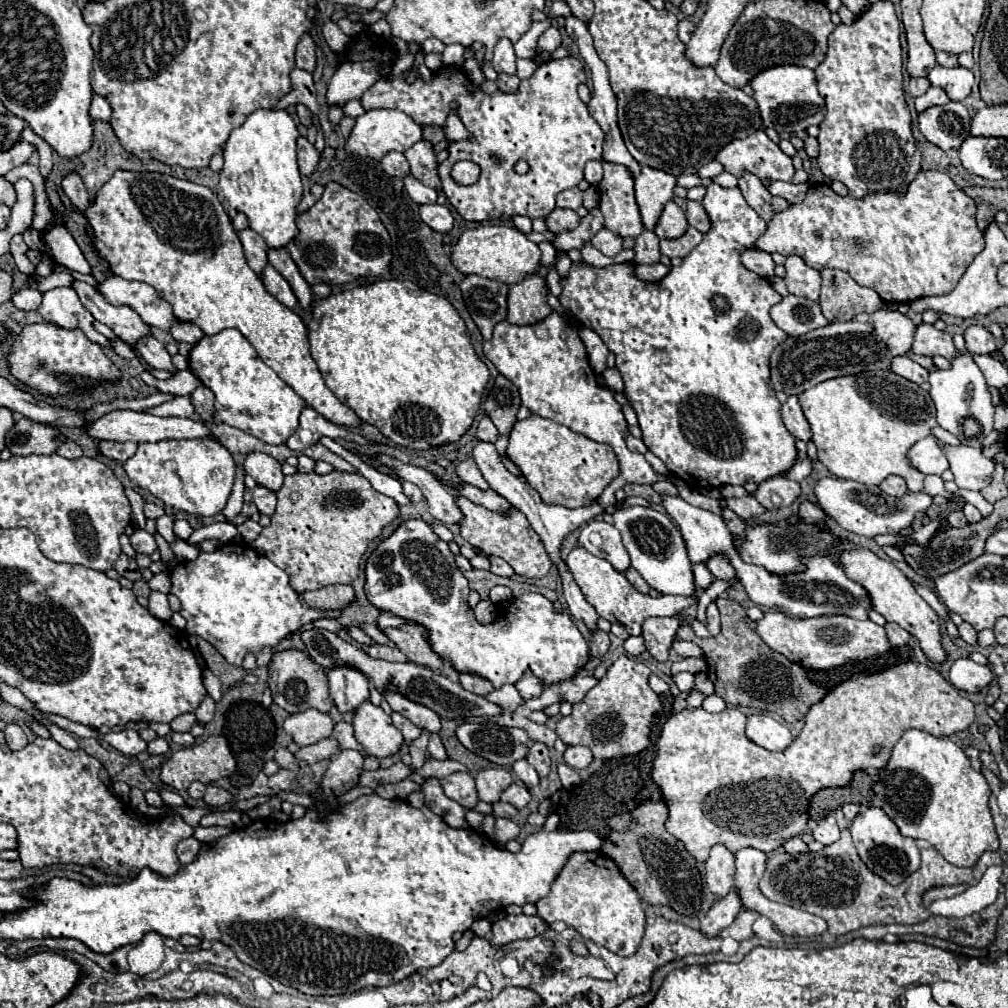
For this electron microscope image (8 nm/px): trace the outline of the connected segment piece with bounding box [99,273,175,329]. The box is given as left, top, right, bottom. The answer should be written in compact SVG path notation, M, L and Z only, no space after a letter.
M113 273L99 283L99 293L111 305L129 305L149 327L169 329L175 323L171 305L147 283L125 281Z

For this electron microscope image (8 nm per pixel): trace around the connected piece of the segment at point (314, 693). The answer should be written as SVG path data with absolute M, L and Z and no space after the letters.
M295 649L273 653L273 661L269 669L269 689L273 693L273 701L289 713L301 713L305 709L317 709L329 713L333 707L327 689L327 675L323 673L323 669L319 669L319 665L315 665L315 661L307 657L307 653Z

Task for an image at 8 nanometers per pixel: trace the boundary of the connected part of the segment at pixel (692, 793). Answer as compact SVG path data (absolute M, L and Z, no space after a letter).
M907 661L907 663L899 663L899 665L893 665L881 673L875 673L875 675L869 675L869 673L863 673L863 675L853 675L851 679L839 683L823 701L815 703L807 717L804 718L805 725L801 735L785 749L785 751L767 751L759 745L755 745L751 739L747 739L745 735L745 715L733 707L733 709L725 709L721 713L707 713L705 709L691 709L691 707L685 707L681 713L673 713L667 723L663 725L663 731L661 731L661 737L657 739L657 759L653 763L653 773L651 777L655 777L655 783L661 787L663 791L663 797L665 797L665 803L669 807L669 819L667 819L667 831L671 835L675 835L679 841L683 841L685 849L699 861L707 861L709 857L709 849L713 845L725 845L731 853L737 853L739 849L745 849L745 847L755 847L763 853L771 853L775 851L777 847L781 847L787 839L799 835L805 831L807 827L807 821L809 821L809 803L811 803L811 797L819 791L819 789L827 789L827 787L845 787L851 783L853 779L853 773L855 771L865 771L865 769L883 769L887 767L887 761L891 757L891 749L895 747L895 743L901 739L901 735L907 731L907 729L921 729L921 731L927 731L935 737L949 737L953 733L959 733L959 731L965 731L975 715L973 715L973 703L969 699L965 699L963 695L959 695L959 691L947 683L935 669L931 669L929 665L921 665L921 663L915 663L915 661Z

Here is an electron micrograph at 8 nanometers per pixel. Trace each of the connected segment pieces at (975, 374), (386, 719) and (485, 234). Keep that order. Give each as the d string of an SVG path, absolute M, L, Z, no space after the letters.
M969 353L959 355L959 357L953 359L951 363L953 363L953 367L947 369L947 371L935 369L935 371L929 373L929 383L931 383L929 393L931 393L931 399L933 399L935 407L937 407L937 423L939 423L943 429L947 429L949 433L957 435L957 437L961 439L961 443L971 445L973 441L967 439L965 433L963 433L963 419L971 417L971 419L975 419L975 421L979 423L981 435L979 435L977 439L981 441L981 439L987 437L987 435L991 433L991 429L993 429L993 413L995 413L995 409L993 409L993 405L991 405L991 395L989 395L989 391L987 391L985 377L981 375L979 367L973 363L971 355L969 355Z
M371 701L363 703L355 711L353 727L355 739L373 757L393 757L403 745L403 735L397 727L393 727L391 717L381 707L371 705Z
M481 225L481 227L475 227L475 229L463 231L457 245L453 247L451 261L465 275L473 273L473 275L481 275L481 277L487 277L487 279L495 279L495 281L513 285L513 283L519 283L525 277L533 275L539 269L541 251L539 251L537 243L529 241L527 235L523 235L515 227Z

